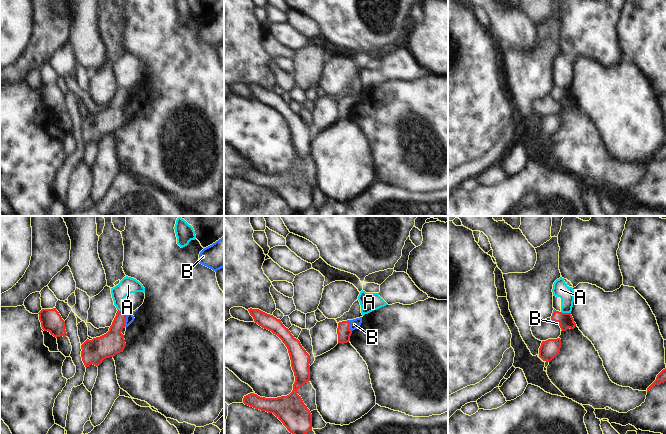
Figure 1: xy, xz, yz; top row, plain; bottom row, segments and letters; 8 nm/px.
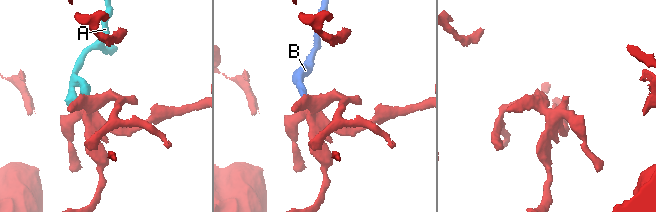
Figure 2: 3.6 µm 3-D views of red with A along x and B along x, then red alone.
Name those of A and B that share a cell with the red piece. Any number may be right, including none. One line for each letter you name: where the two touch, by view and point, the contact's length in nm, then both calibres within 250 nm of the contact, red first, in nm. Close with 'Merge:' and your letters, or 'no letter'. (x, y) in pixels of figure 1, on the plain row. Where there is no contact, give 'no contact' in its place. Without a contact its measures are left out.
B: contact xy (125, 96); length 110 nm; calibres 190 and 70 nm
Merge: B

